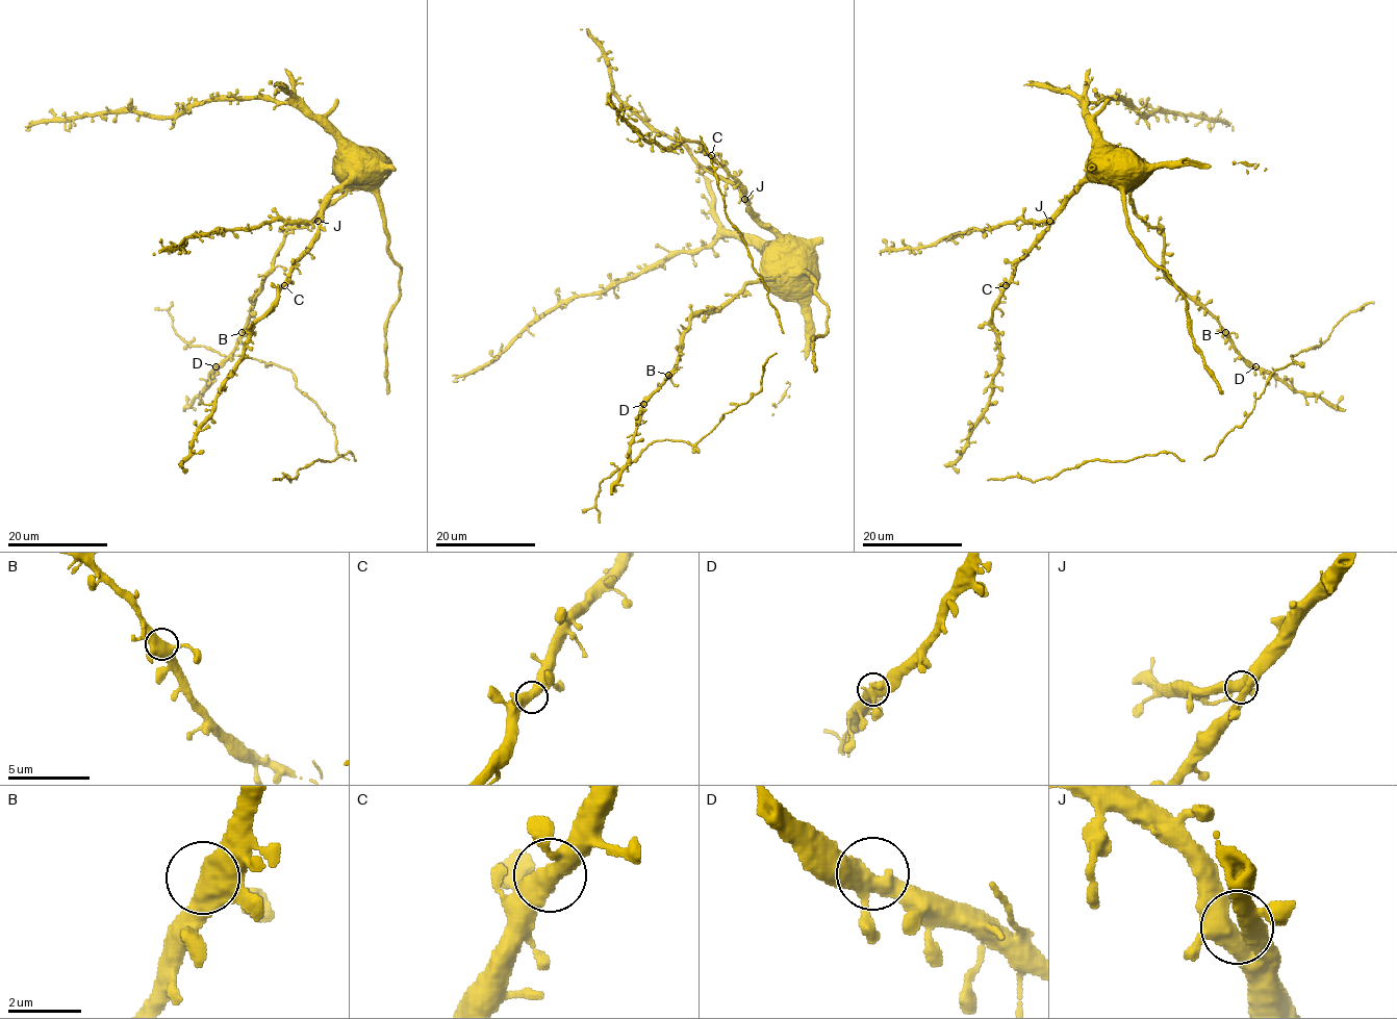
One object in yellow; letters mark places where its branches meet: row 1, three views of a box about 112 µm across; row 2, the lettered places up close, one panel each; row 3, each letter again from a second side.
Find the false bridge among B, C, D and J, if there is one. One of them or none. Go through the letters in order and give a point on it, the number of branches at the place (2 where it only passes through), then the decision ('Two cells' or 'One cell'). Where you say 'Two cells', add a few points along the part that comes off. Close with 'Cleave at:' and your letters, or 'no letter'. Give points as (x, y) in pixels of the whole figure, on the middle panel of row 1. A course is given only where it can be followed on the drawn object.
B: Place: (668, 375). Branches: 3. One cell
C: Place: (711, 155). Branches: 3. One cell
D: Place: (643, 404). Branches: 3. One cell
J: Place: (744, 199). Branches: 3. One cell
Cleave at: no letter

